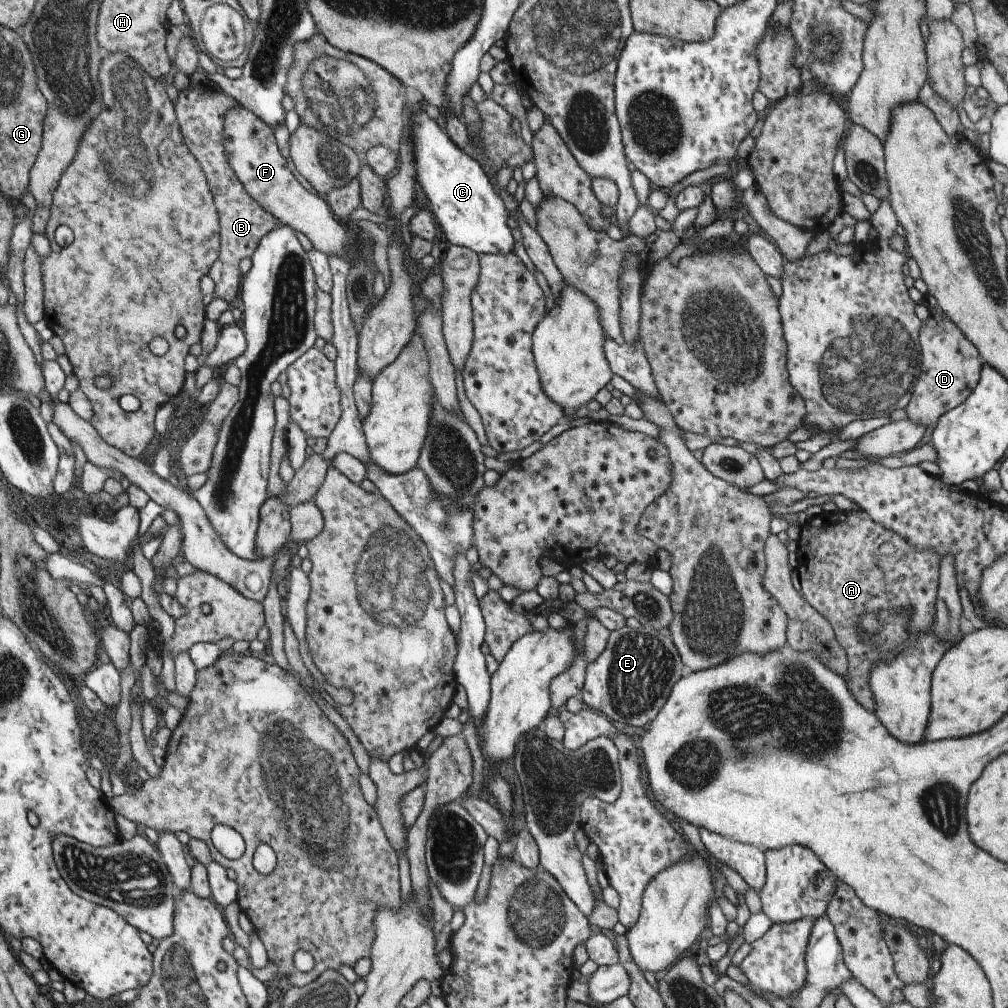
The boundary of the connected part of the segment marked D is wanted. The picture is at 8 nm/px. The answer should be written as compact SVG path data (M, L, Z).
M931 314L928 320L922 321L919 330L919 342L922 360L918 382L915 383L914 394L906 406L907 418L927 428L934 426L942 414L962 404L978 384L983 359L976 346L962 334L962 330L944 314Z

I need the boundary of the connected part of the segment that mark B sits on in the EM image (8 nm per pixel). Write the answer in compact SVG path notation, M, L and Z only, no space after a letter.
M189 87L178 93L175 112L188 150L198 160L210 189L210 194L218 213L220 224L220 252L218 260L210 267L208 276L215 282L213 298L222 298L230 303L240 290L240 262L243 258L251 258L258 243L270 230L282 226L272 214L268 214L250 198L250 194L240 184L234 170L226 160L224 148L224 114L232 108L238 108L239 102L230 98L219 88L210 92L200 92L198 88Z

